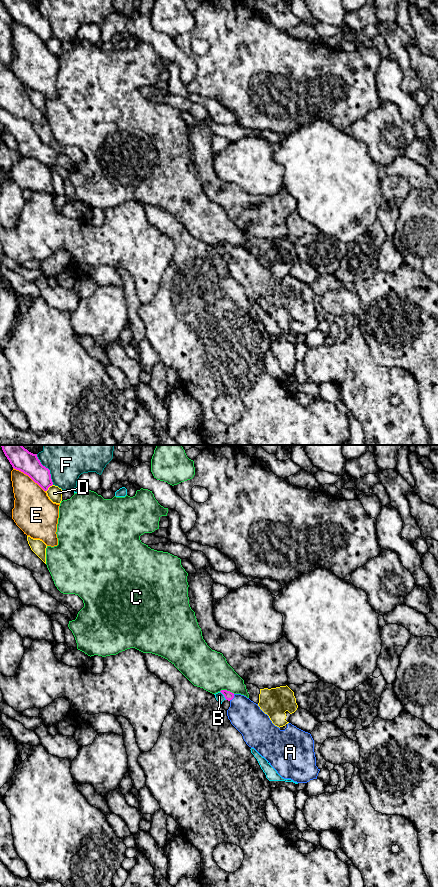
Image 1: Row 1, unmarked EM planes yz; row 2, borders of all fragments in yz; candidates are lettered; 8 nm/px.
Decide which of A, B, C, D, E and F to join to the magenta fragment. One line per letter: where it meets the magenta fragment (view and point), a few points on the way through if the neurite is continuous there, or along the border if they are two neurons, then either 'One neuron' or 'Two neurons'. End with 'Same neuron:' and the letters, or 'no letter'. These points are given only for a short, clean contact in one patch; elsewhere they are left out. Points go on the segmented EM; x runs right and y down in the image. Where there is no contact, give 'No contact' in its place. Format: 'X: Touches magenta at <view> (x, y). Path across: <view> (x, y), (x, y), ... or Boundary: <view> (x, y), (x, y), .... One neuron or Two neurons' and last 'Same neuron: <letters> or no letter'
A: Touches magenta at yz (232, 698). Path across: yz (228, 695), (232, 698), (246, 716). One neuron
B: Touches magenta at yz (223, 694). Boundary: yz (220, 691), (226, 699). Two neurons
C: Touches magenta at yz (227, 691). Two neurons
D: Touches magenta at yz (48, 487). Two neurons
E: Touches magenta at yz (29, 476). Two neurons
F: Touches magenta at yz (48, 469). Two neurons
Same neuron: A

